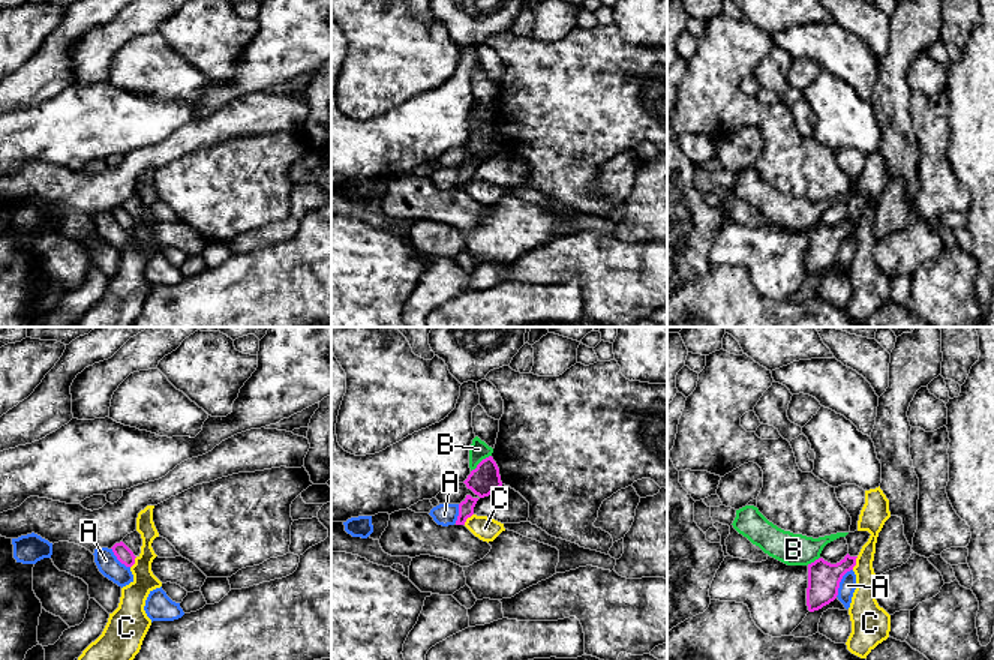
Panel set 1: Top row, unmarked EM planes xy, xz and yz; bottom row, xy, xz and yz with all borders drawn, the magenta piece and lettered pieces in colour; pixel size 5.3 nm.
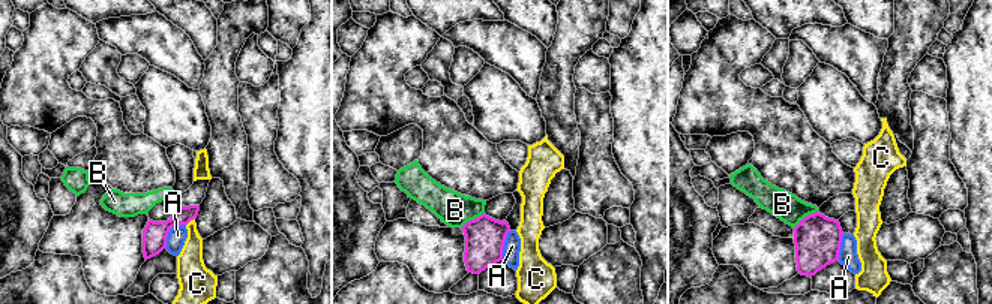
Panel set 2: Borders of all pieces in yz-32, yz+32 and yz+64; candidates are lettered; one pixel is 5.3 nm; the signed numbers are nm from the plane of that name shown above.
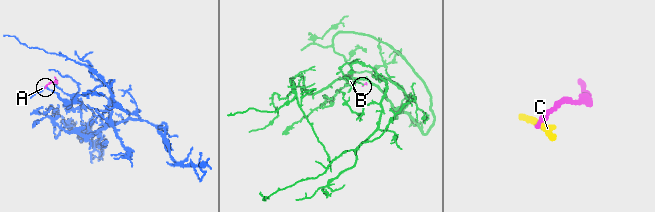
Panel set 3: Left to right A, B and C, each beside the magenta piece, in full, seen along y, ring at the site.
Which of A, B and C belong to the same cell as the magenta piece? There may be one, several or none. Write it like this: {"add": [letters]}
{"add": []}

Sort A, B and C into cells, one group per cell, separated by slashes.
A / B / C

